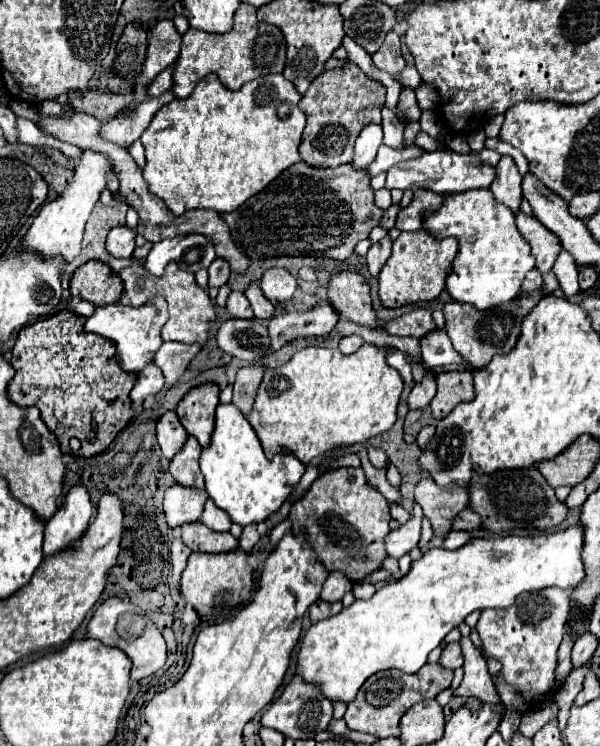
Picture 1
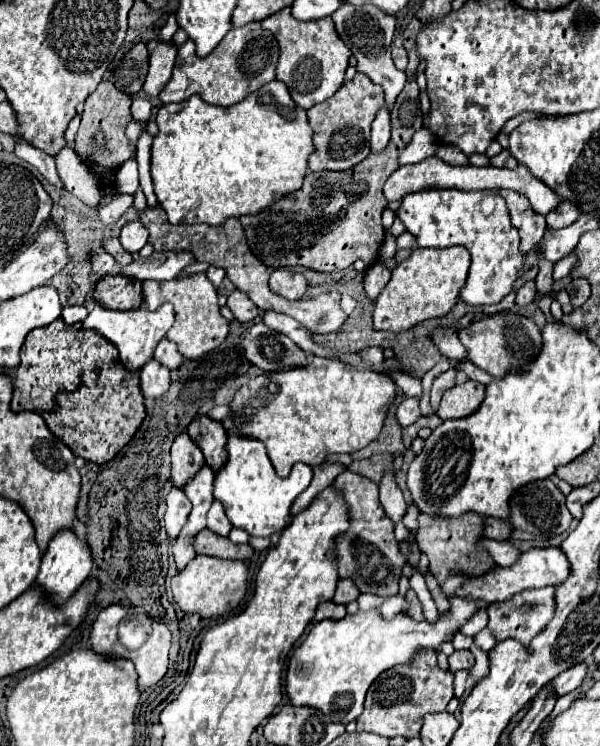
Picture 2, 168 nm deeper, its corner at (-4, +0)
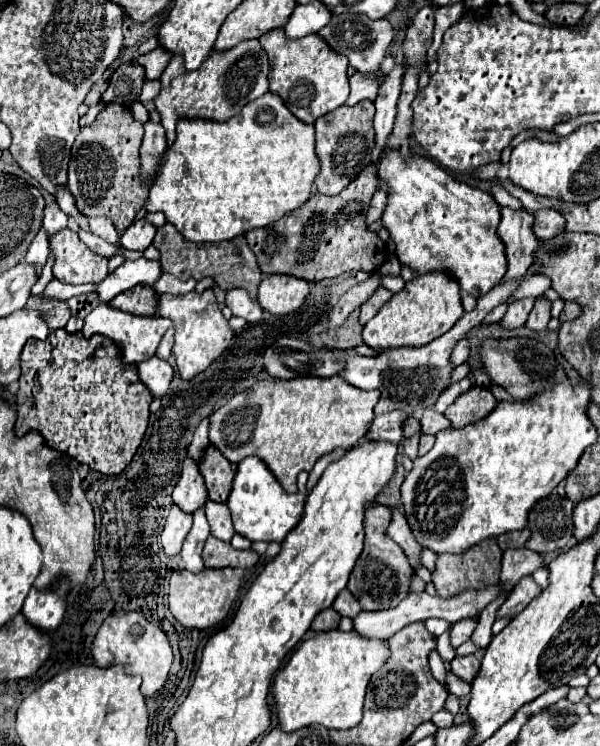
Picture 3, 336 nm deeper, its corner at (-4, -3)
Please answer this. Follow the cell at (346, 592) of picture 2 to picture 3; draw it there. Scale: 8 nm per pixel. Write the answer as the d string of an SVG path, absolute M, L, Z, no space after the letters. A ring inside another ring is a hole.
M343 589L337 599L333 601L333 609L345 617L355 617L361 611L361 605L357 601L357 597L353 597L353 593L349 589Z

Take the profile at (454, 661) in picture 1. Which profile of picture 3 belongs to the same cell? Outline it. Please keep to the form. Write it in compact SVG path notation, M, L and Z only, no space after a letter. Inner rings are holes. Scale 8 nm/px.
M467 655L467 657L455 657L451 661L451 671L461 677L463 681L471 683L475 679L475 675L479 673L479 667L481 667L481 661L475 657L475 655Z

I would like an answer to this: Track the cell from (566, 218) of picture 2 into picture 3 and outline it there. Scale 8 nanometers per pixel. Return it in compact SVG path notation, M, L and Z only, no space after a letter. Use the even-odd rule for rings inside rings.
M541 209L535 213L533 229L535 229L535 235L539 239L555 237L555 233L565 231L565 217L555 209Z

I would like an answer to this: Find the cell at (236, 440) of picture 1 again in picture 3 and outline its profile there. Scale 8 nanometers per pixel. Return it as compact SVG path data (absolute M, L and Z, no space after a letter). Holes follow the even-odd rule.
M251 455L251 457L245 457L243 461L239 461L237 475L233 479L231 493L227 499L227 507L233 517L235 533L247 537L249 541L281 543L285 539L285 535L297 525L297 521L303 513L303 505L305 505L305 497L307 497L305 483L307 483L307 473L303 471L297 477L297 491L287 493L285 489L281 489L275 475L269 471L269 467L259 457Z

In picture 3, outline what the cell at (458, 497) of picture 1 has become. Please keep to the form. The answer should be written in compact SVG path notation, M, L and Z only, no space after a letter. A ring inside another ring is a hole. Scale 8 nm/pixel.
M487 539L481 541L479 545L467 549L467 553L443 553L437 555L435 561L435 571L431 573L433 585L437 589L437 593L441 597L451 597L463 589L477 589L477 587L485 587L485 585L493 585L499 581L499 573L501 573L501 549L497 545L495 539Z

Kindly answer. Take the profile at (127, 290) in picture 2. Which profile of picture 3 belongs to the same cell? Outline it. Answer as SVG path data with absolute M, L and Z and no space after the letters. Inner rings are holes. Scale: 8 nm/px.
M135 285L135 289L129 289L127 293L119 293L119 297L115 297L115 301L109 301L109 305L133 315L155 315L157 293L153 287Z

